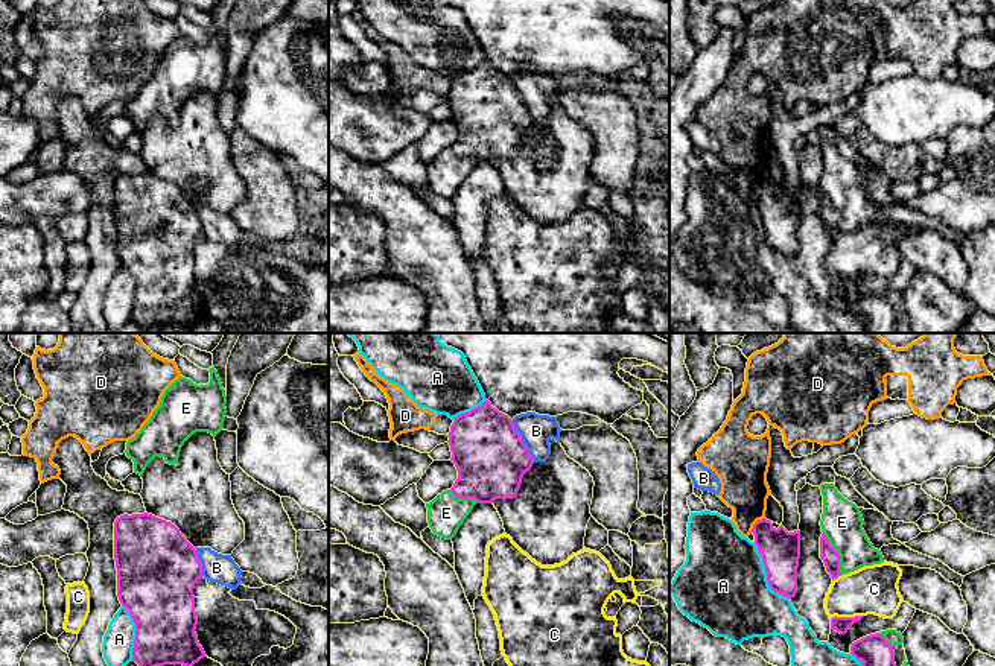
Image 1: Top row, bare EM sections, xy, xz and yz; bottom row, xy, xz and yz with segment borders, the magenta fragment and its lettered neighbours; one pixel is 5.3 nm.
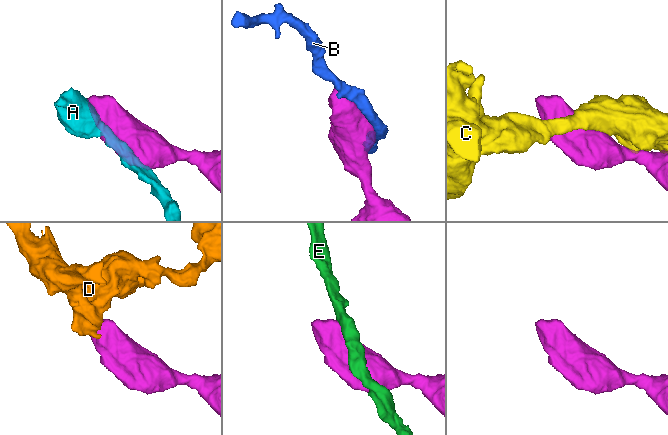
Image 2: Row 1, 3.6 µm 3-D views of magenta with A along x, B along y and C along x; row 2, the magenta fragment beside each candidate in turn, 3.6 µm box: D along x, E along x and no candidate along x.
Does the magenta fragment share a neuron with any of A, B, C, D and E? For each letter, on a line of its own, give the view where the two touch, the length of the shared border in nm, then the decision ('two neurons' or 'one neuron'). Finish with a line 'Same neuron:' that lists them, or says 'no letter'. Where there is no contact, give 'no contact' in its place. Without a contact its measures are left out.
A: contact in yz; length 360 nm; two neurons
B: contact in xz; length 260 nm; two neurons
C: contact in yz; length 170 nm; two neurons
D: contact in yz; length 110 nm; two neurons
E: contact in yz; length 240 nm; two neurons
Same neuron: no letter

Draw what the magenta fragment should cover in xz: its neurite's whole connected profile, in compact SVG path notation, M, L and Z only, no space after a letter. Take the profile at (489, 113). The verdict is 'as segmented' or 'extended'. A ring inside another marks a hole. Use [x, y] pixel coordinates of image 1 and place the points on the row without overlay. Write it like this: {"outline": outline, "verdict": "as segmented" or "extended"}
{"outline": "M488 59L458 75L447 96L450 120L458 129L450 149L458 158L478 163L513 158L534 123L513 79Z", "verdict": "as segmented"}

